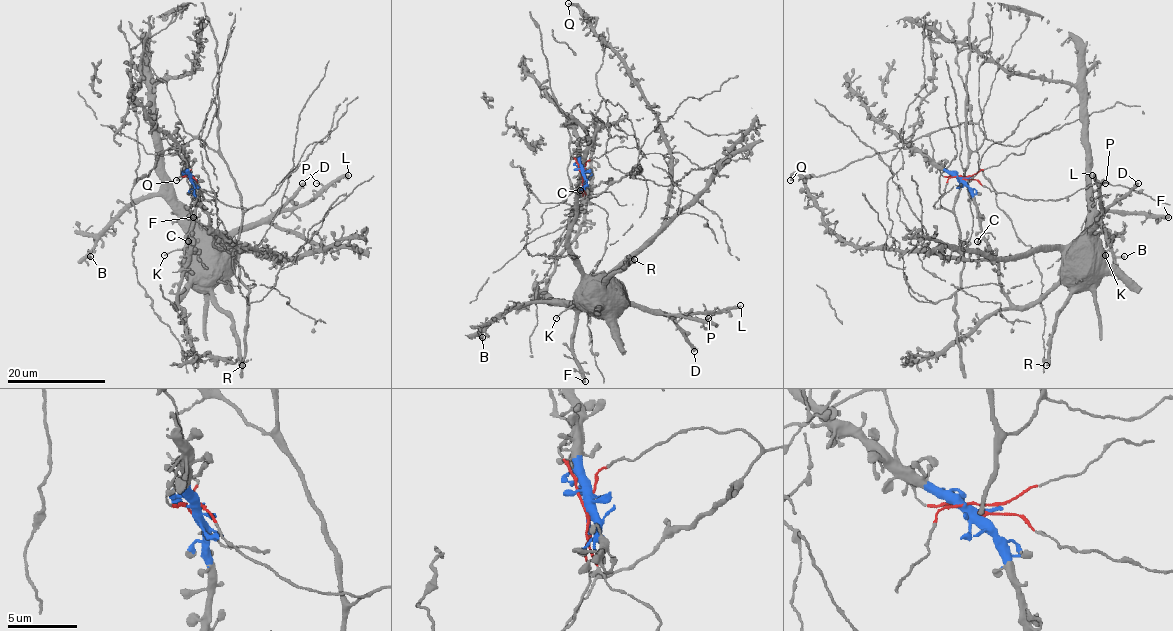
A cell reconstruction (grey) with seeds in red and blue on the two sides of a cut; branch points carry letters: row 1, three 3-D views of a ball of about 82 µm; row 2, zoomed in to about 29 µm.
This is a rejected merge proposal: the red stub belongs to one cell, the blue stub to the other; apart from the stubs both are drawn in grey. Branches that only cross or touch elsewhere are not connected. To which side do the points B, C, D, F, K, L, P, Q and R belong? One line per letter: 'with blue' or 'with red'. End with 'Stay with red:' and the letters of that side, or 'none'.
B: with blue
C: with blue
D: with blue
F: with blue
K: with blue
L: with blue
P: with blue
Q: with blue
R: with blue
Stay with red: none

